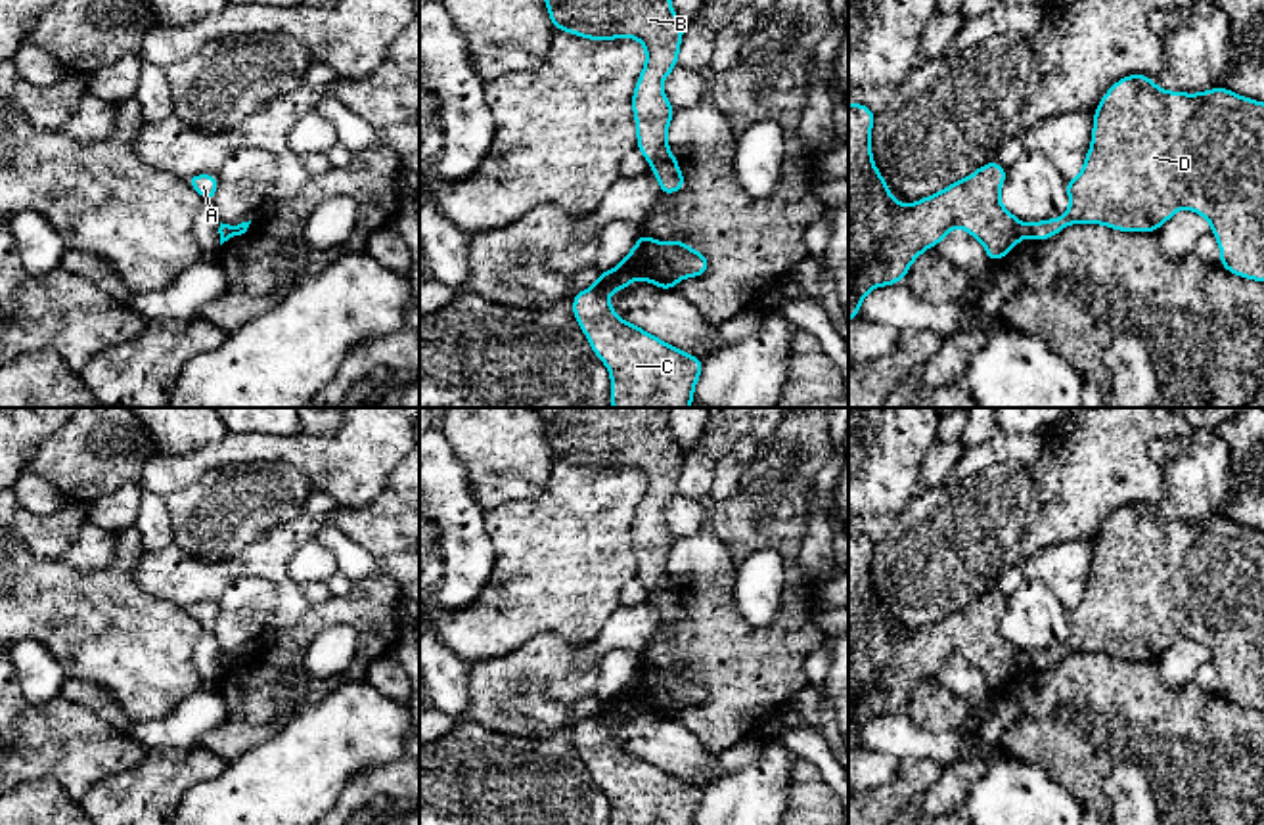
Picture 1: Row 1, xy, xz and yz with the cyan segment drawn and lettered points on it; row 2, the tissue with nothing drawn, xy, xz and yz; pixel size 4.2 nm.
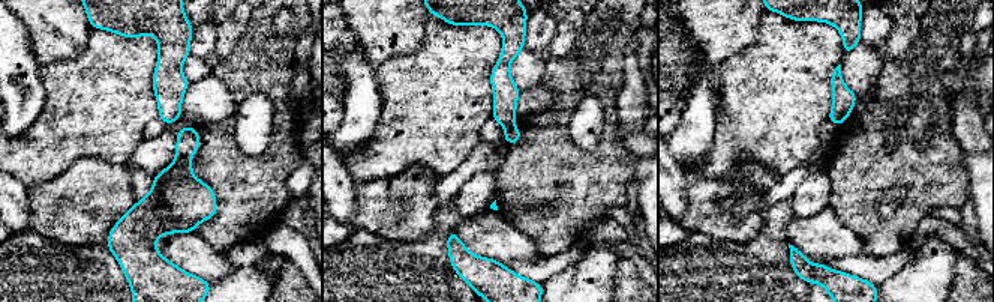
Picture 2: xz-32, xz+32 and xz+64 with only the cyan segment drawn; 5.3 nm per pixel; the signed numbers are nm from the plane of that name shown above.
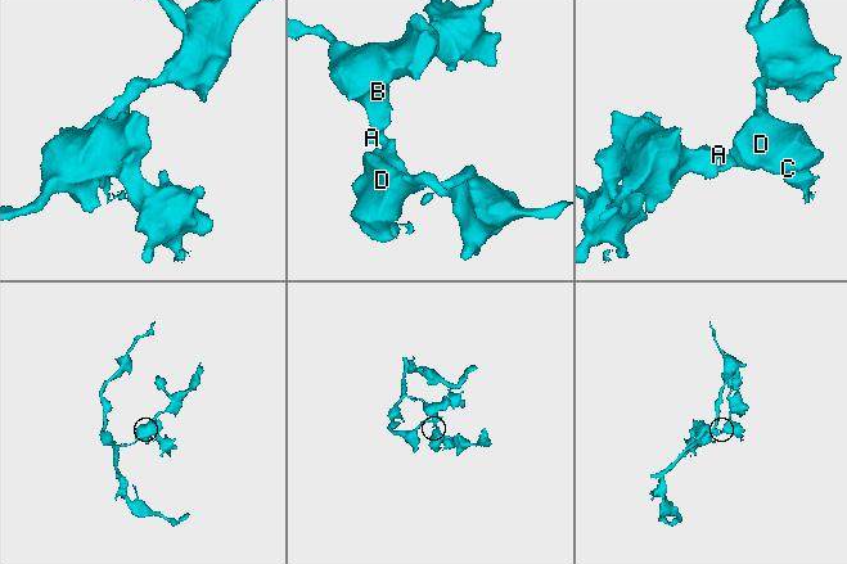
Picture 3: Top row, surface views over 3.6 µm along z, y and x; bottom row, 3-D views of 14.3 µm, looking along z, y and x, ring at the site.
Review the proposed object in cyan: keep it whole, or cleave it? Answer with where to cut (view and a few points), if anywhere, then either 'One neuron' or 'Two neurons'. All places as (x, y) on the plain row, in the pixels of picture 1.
Split along xz (671, 582), (652, 592). Two neurons

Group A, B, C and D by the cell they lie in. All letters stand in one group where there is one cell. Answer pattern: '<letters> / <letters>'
A B / C D

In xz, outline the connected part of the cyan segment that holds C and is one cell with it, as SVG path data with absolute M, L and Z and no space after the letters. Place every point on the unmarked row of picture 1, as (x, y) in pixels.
M640 662L634 678L613 699L573 725L573 743L594 783L607 794L611 825L693 825L703 787L686 783L655 764L619 747L609 722L645 708L661 718L684 706L705 704L709 689L682 668L661 672Z

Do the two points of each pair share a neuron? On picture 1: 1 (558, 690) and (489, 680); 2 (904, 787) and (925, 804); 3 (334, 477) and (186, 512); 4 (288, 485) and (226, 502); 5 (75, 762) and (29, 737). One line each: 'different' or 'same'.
1: same
2: different
3: different
4: same
5: same

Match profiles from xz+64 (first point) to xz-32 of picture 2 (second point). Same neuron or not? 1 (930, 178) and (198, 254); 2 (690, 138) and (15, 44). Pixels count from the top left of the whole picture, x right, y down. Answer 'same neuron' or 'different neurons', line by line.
1: different neurons
2: same neuron

